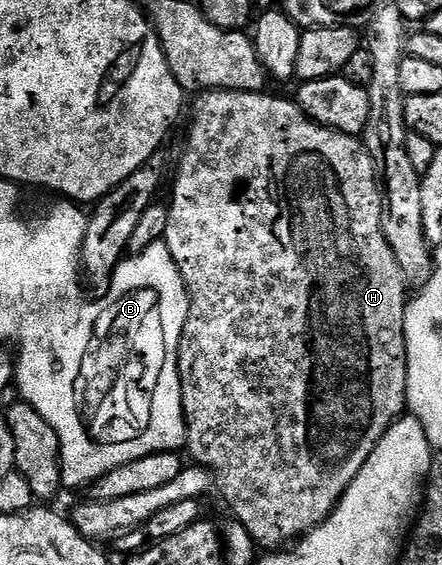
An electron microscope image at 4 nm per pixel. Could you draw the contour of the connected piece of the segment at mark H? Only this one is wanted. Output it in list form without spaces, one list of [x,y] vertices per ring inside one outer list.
[[[214,89],[198,98],[201,100],[193,111],[189,140],[181,155],[181,168],[173,183],[173,199],[168,200],[167,233],[163,242],[177,262],[189,291],[187,325],[177,343],[177,371],[181,374],[181,407],[185,410],[183,426],[185,439],[189,442],[189,455],[193,458],[190,460],[213,472],[216,490],[221,490],[226,505],[233,510],[232,518],[244,525],[254,544],[261,546],[262,543],[265,549],[281,549],[318,527],[337,508],[343,493],[351,481],[355,481],[367,457],[371,457],[375,445],[406,410],[407,284],[383,233],[383,187],[374,156],[365,150],[360,138],[332,131],[330,127],[320,127],[301,112],[292,98],[276,99],[269,94]]]

